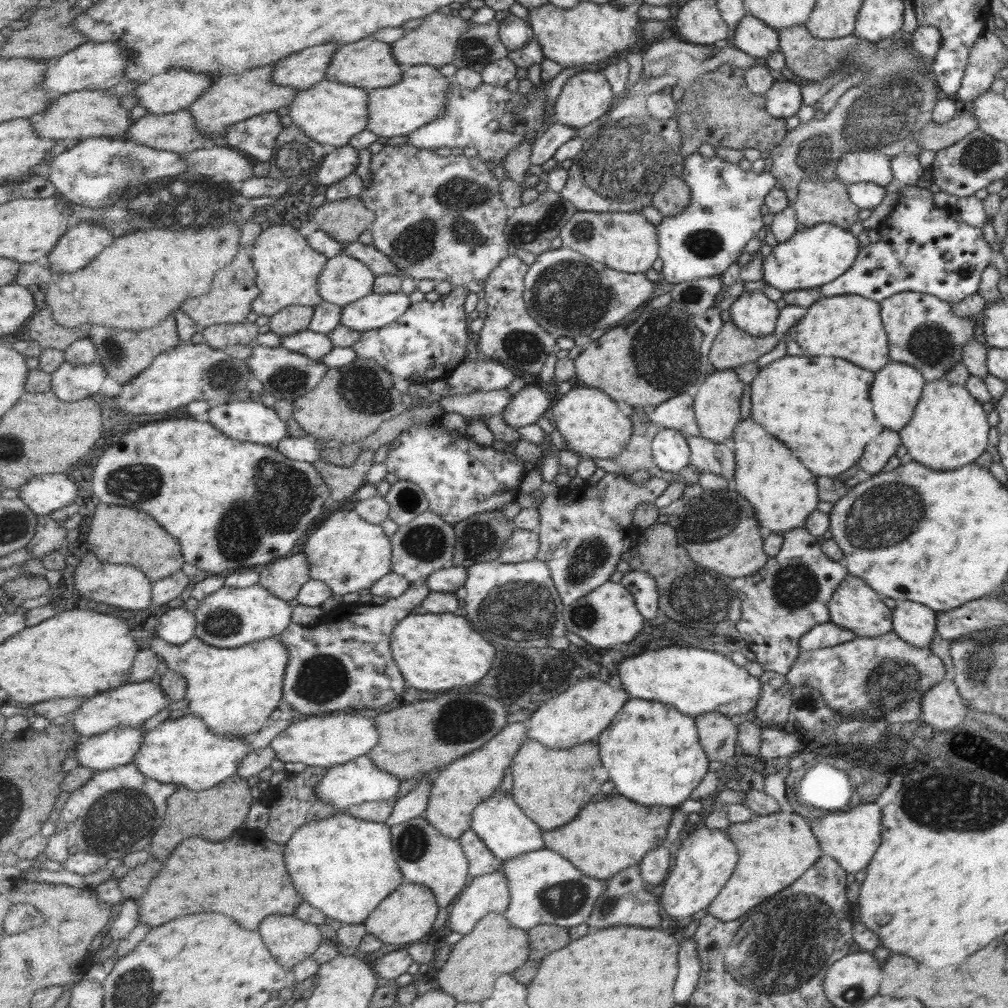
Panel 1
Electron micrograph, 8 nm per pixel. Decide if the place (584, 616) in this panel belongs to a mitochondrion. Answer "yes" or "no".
yes

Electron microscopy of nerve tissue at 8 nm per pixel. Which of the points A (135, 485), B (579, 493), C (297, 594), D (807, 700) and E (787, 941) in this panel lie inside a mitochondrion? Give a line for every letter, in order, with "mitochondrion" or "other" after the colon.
A: mitochondrion
B: other
C: other
D: mitochondrion
E: mitochondrion

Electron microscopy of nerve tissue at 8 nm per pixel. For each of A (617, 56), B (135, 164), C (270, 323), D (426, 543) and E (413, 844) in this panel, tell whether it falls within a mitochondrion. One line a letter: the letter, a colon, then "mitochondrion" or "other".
A: other
B: mitochondrion
C: other
D: mitochondrion
E: mitochondrion

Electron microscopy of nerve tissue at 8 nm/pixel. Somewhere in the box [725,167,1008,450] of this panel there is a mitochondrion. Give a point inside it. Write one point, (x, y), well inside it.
(933, 346)

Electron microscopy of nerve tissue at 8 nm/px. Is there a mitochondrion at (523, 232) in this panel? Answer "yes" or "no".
yes

